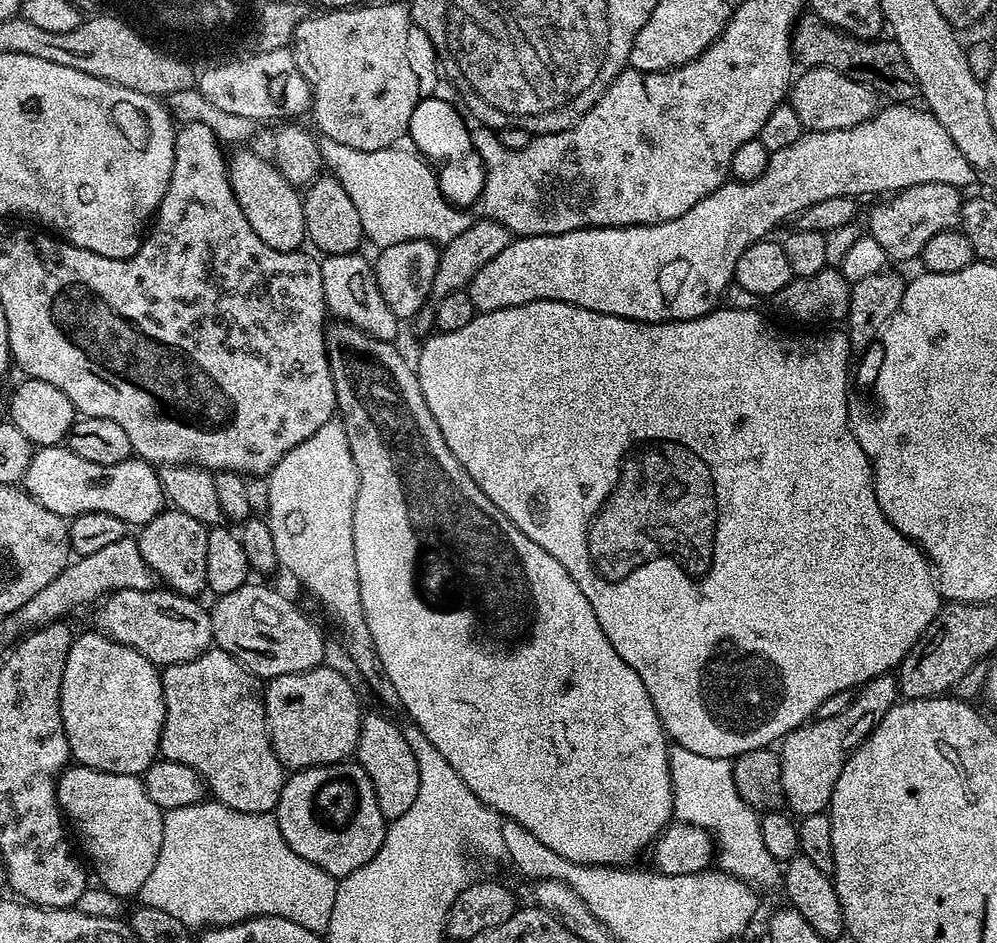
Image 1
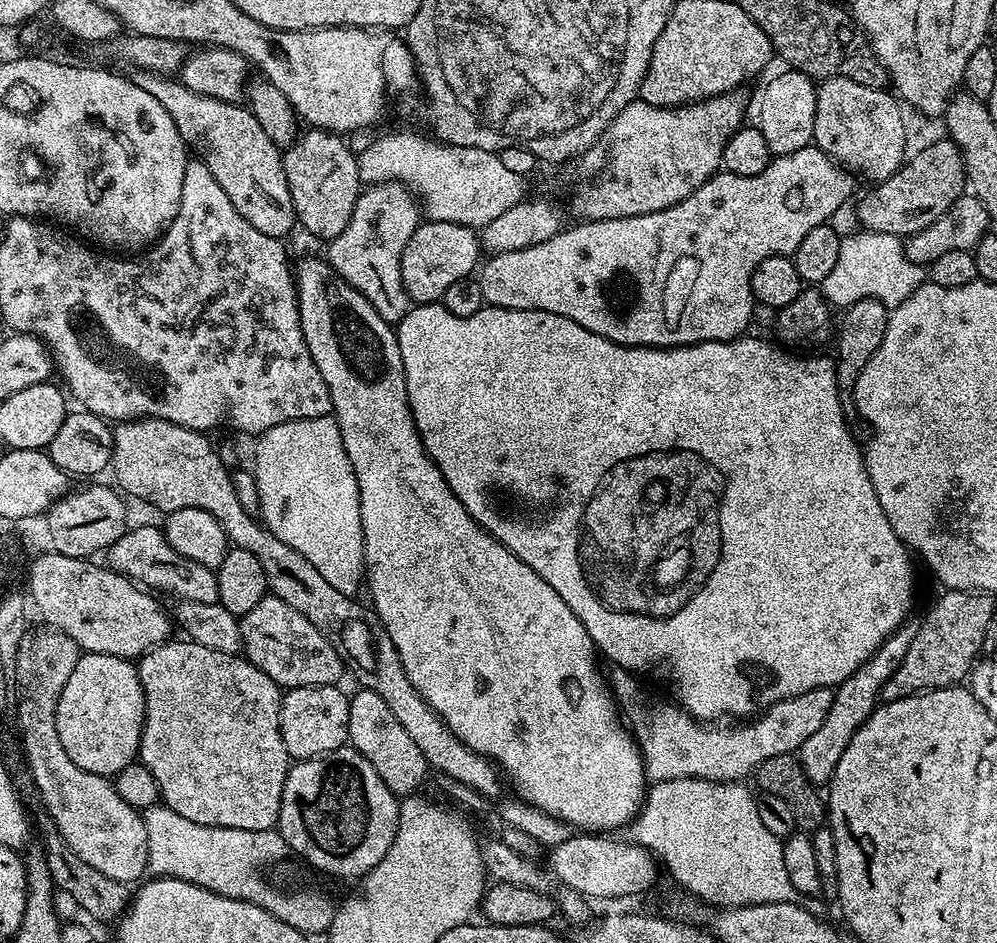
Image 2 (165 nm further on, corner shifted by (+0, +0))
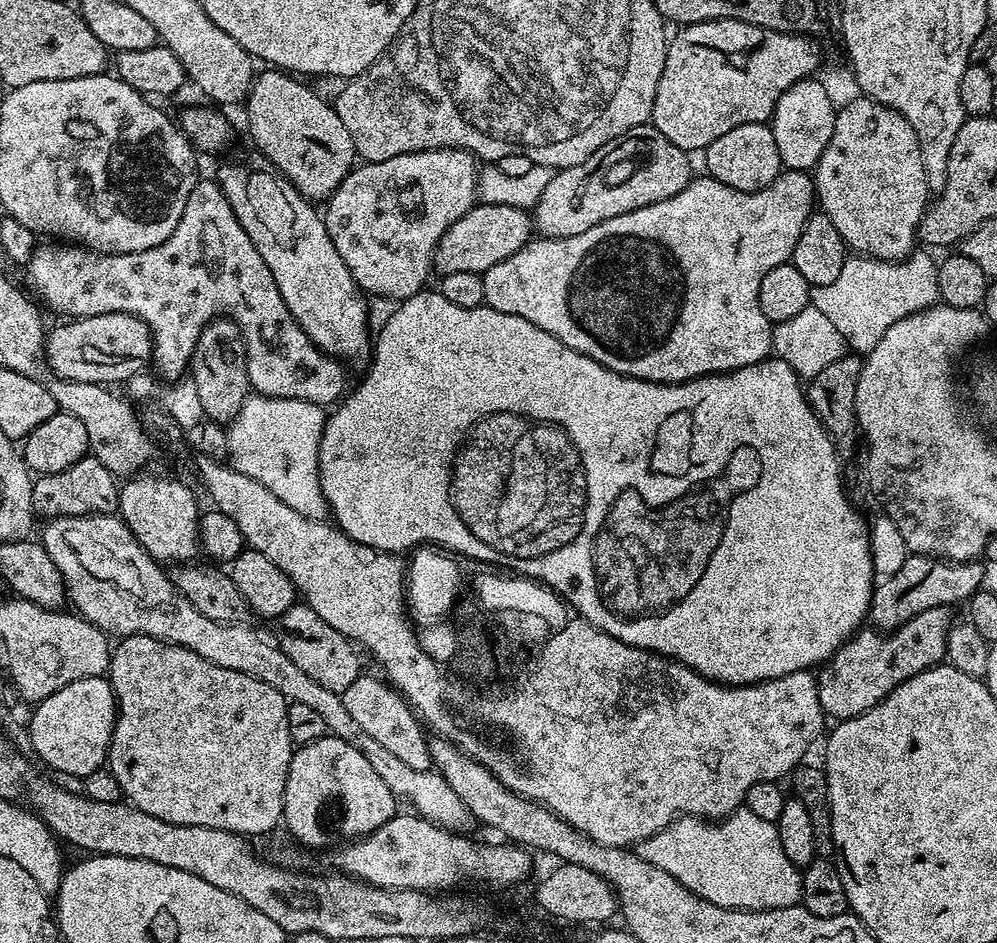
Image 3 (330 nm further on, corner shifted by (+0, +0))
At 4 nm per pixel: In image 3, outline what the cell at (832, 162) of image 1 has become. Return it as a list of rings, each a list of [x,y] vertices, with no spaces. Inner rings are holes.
[[[781,171],[770,186],[757,192],[734,190],[734,186],[726,186],[707,174],[697,175],[685,188],[678,190],[674,198],[666,198],[666,202],[654,202],[650,206],[642,206],[642,210],[630,210],[630,214],[618,214],[618,218],[606,218],[606,222],[598,222],[598,226],[590,226],[586,234],[574,234],[574,238],[533,238],[522,250],[510,254],[498,266],[490,266],[490,270],[482,273],[486,294],[484,304],[498,310],[502,314],[510,314],[518,318],[526,318],[526,322],[534,322],[538,330],[546,330],[546,334],[554,334],[558,342],[570,346],[570,350],[578,350],[578,354],[586,354],[586,358],[594,358],[602,366],[614,370],[623,376],[649,380],[659,384],[681,384],[687,380],[697,380],[703,376],[717,376],[719,372],[733,372],[746,366],[754,366],[754,362],[762,362],[773,355],[772,330],[773,323],[762,314],[762,306],[758,302],[758,289],[762,287],[762,278],[774,270],[774,266],[789,263],[792,251],[798,242],[798,234],[806,226],[809,216],[814,211],[816,185],[808,172]]]

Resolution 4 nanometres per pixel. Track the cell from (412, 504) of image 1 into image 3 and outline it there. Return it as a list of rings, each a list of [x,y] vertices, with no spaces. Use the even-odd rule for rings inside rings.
[[[224,164],[220,168],[218,183],[226,194],[242,230],[254,242],[258,254],[262,254],[262,262],[270,266],[270,274],[274,274],[274,282],[278,286],[278,294],[282,294],[282,302],[294,314],[298,326],[328,356],[334,356],[341,362],[348,360],[369,359],[374,344],[368,340],[368,304],[366,294],[354,282],[350,270],[346,270],[346,262],[342,262],[342,254],[334,250],[334,242],[330,242],[330,234],[324,225],[323,215],[315,212],[313,201],[307,200],[293,184],[285,180],[275,171],[247,172],[240,164]]]

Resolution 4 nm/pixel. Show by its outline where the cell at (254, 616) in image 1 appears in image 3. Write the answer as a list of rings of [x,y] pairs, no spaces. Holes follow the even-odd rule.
[[[303,602],[293,604],[292,608],[286,610],[286,614],[280,617],[278,627],[280,627],[280,637],[278,637],[280,649],[287,654],[290,662],[306,670],[306,674],[310,674],[314,682],[326,686],[326,690],[334,690],[342,694],[346,686],[350,686],[362,675],[361,653],[357,645],[353,644],[347,636],[338,634],[338,630],[334,630],[330,622],[322,622],[322,618],[314,614],[309,604]]]

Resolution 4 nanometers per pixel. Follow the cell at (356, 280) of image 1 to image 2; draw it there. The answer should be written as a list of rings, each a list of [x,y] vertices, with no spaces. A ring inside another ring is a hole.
[[[395,182],[369,184],[361,191],[354,214],[350,214],[350,222],[342,234],[326,244],[326,259],[336,275],[354,286],[354,290],[378,310],[380,317],[393,326],[400,323],[410,307],[402,286],[402,250],[406,250],[410,234],[414,234],[421,222],[421,205],[404,185]]]

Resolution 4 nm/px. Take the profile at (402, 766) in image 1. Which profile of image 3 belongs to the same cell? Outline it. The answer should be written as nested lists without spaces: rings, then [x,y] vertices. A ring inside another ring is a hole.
[[[362,674],[354,683],[346,686],[342,693],[346,711],[354,717],[354,722],[358,722],[358,726],[362,726],[362,730],[366,730],[366,734],[370,734],[370,738],[376,739],[381,746],[386,746],[386,750],[391,750],[394,758],[406,762],[406,766],[413,770],[433,771],[432,755],[428,749],[429,737],[424,736],[425,729],[412,705],[391,683],[381,680],[376,676]]]

